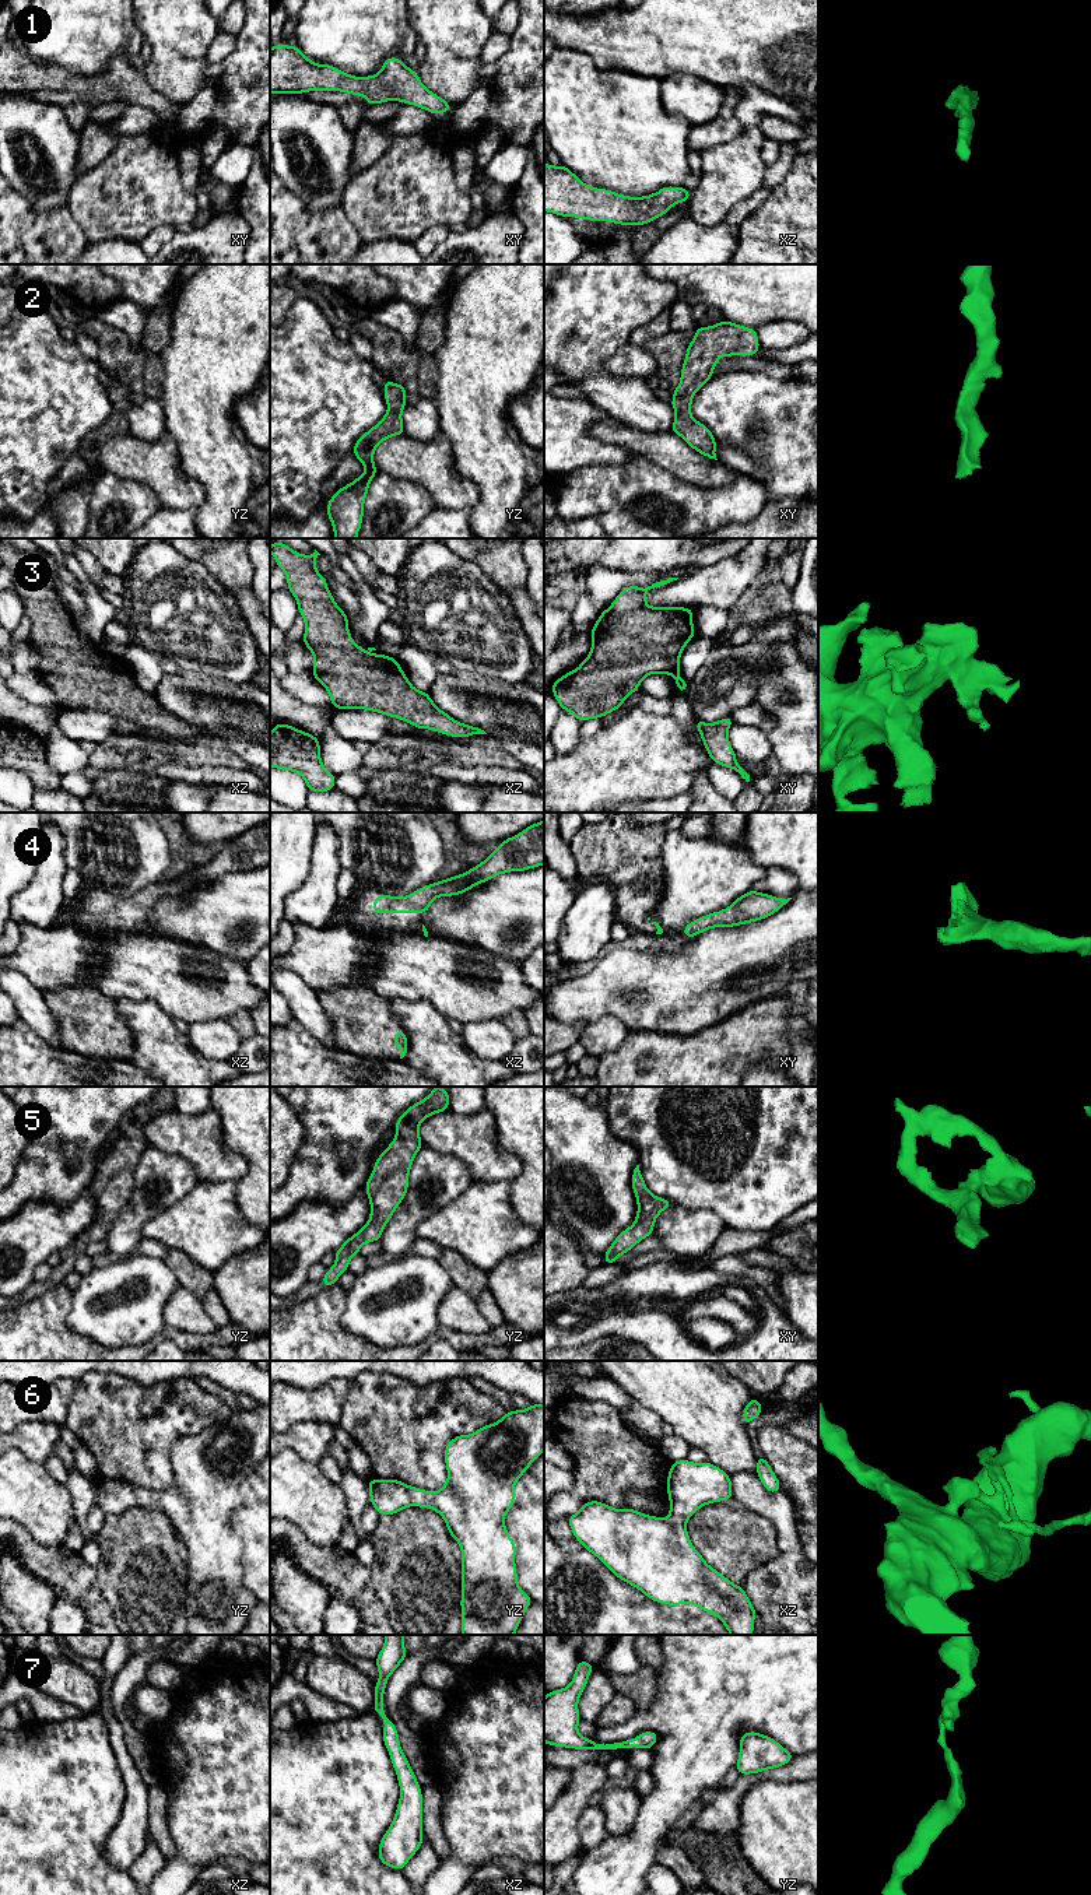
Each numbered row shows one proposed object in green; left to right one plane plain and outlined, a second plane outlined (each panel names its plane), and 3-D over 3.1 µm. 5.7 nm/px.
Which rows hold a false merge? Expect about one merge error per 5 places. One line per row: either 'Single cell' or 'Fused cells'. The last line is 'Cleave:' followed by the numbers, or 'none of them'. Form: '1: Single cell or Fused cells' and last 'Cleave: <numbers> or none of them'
1: Single cell
2: Single cell
3: Single cell
4: Single cell
5: Single cell
6: Single cell
7: Single cell
Cleave: none of them

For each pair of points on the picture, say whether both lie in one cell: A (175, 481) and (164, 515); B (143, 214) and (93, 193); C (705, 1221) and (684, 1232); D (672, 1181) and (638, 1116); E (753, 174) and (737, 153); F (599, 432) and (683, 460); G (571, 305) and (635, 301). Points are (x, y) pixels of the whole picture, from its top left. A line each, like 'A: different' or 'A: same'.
A: different
B: same
C: same
D: same
E: same
F: same
G: same

